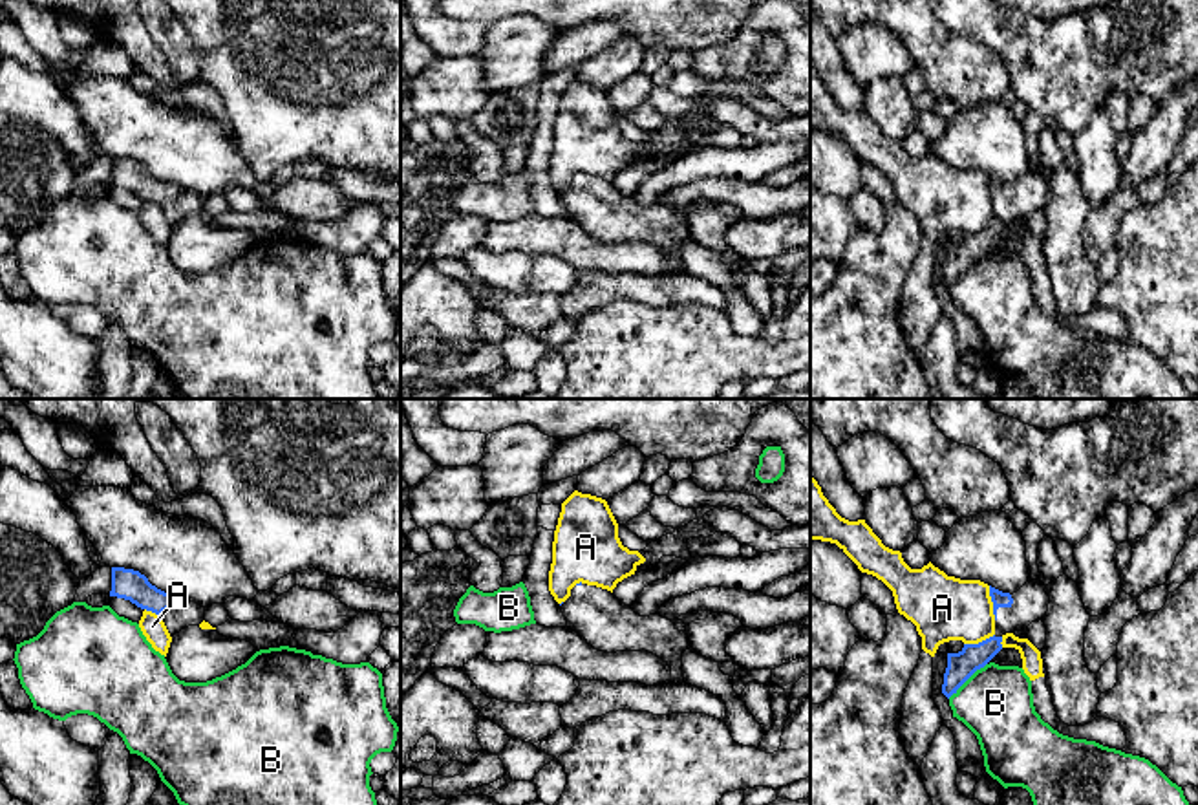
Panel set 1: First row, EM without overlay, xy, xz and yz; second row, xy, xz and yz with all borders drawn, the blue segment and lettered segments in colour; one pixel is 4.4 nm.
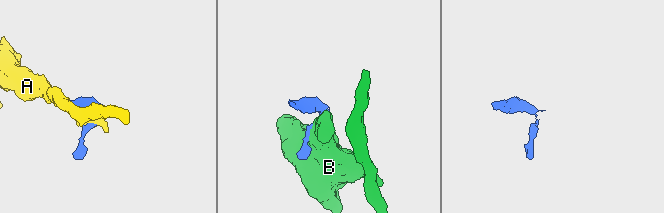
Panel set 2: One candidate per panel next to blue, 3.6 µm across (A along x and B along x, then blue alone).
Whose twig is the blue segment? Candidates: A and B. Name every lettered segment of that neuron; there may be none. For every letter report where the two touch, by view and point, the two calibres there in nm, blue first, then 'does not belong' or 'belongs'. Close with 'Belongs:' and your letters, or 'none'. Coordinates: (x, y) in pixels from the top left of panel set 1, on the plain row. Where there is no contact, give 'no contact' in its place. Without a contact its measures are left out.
A: meets blue in yz at (992, 191); 70 nm thick on the blue side, 280 nm on the other; does not belong
B: meets blue in yz at (966, 269); 120 nm thick on the blue side, 320 nm on the other; does not belong
Belongs: none

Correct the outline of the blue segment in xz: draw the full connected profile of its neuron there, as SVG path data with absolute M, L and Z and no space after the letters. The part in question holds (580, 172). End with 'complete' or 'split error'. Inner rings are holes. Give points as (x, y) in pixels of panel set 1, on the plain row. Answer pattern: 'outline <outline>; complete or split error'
outline M576 174L571 187L560 196L567 218L576 221L594 240L647 242L671 258L669 274L682 274L682 243L688 240L688 225L675 212L658 203L636 205L631 196L622 194L611 181Z; split error

